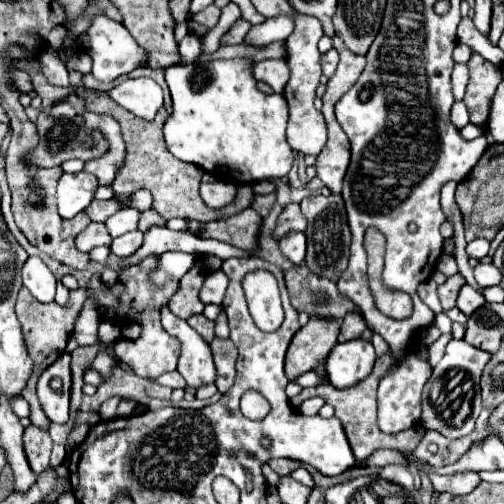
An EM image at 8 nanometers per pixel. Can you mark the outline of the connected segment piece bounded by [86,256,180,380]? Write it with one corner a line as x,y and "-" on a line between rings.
148,256
140,264
122,270
112,286
104,284
100,274
94,274
90,278
88,286
86,286
88,298
94,296
94,300
98,304
100,320
112,322
120,328
124,328
128,324
138,324
140,326
140,338
138,340
134,340
134,342
118,340
114,350
116,350
116,356
120,358
120,362
128,364
134,370
134,374
138,374
140,378
152,378
152,380
158,378
164,372
172,372
176,368
176,362
178,362
178,356
180,356
178,340
174,336
170,336
160,324
160,310
178,292
180,282
178,280
168,280
164,286
156,286
150,280
150,274
156,266
158,266
158,256

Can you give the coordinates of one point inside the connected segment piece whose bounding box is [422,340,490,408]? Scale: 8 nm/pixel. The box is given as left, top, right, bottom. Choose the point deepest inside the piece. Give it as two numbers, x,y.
461,355

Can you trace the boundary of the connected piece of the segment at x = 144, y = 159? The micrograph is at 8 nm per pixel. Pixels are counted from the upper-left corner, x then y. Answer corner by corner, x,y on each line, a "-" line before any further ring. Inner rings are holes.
70,72
70,84
74,88
74,92
86,102
92,100
92,112
96,114
108,114
112,118
118,120
118,124
122,126
122,134
124,134
124,142
126,142
126,164
124,170
120,170
120,174
116,176
114,182
114,192
116,194
132,194
140,188
146,188
152,192
154,196
154,210
158,214
162,214
164,220
172,220
172,218
190,218
190,220
198,220
198,222
212,222
212,220
220,220
220,218
228,218
232,214
238,214
240,210
246,210
252,200
254,200
254,192
248,184
238,188
238,194
234,198
234,202
230,202
226,208
218,208
212,210
208,208
199,194
201,177
204,170
199,166
192,166
186,162
180,162
176,156
170,154
166,142
164,142
164,122
168,118
166,108
160,108
156,118
152,122
136,118
134,114
130,114
128,110
124,110
122,106
118,106
108,94
98,94
88,90
82,84
82,74
80,72

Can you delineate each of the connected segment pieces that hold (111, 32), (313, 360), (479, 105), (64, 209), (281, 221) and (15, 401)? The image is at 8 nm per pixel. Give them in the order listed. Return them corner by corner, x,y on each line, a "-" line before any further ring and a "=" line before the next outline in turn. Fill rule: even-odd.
96,14
92,18
92,24
86,30
86,36
88,36
88,54
94,62
92,76
100,82
106,82
106,84
114,82
118,76
130,74
134,68
140,68
140,66
148,64
146,50
142,46
138,46
138,42
130,36
130,32
122,24
110,20
104,14
=
310,318
310,322
298,330
286,352
286,376
296,380
298,376
316,370
328,352
338,342
340,320
338,318
=
472,54
472,58
468,60
468,68
470,82
466,88
464,104
470,112
470,122
476,126
486,126
494,92
502,80
502,70
500,66
484,60
480,54
=
88,172
78,174
62,174
58,180
58,214
62,218
74,218
78,212
82,212
94,198
94,192
98,188
96,176
=
288,204
282,214
278,216
276,228
272,232
274,240
280,240
284,234
288,232
306,232
307,220
300,214
300,206
298,204
=
12,396
10,408
18,418
28,418
28,402
24,402
22,396

